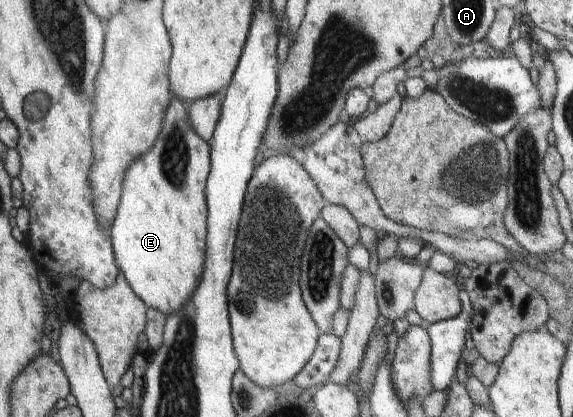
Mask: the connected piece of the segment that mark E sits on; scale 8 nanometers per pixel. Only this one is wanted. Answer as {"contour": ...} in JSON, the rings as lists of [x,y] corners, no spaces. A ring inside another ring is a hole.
{"contour":[[[172,97],[161,124],[161,132],[149,152],[139,156],[127,168],[116,217],[110,227],[115,264],[124,274],[131,289],[148,308],[169,316],[183,308],[201,282],[205,266],[207,238],[206,180],[211,172],[210,143],[205,142],[193,128],[187,116],[189,104]]]}

